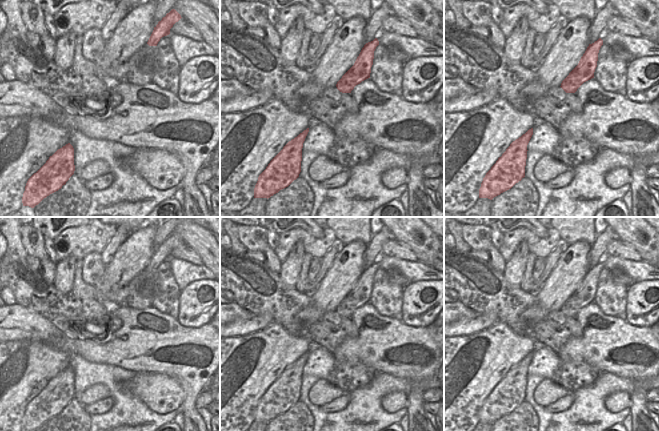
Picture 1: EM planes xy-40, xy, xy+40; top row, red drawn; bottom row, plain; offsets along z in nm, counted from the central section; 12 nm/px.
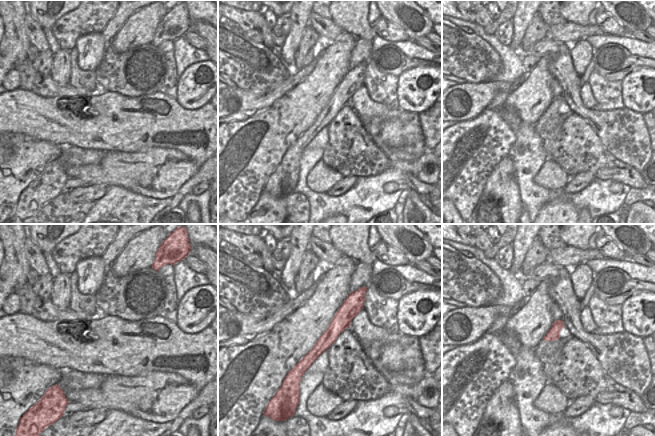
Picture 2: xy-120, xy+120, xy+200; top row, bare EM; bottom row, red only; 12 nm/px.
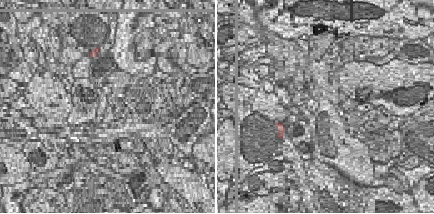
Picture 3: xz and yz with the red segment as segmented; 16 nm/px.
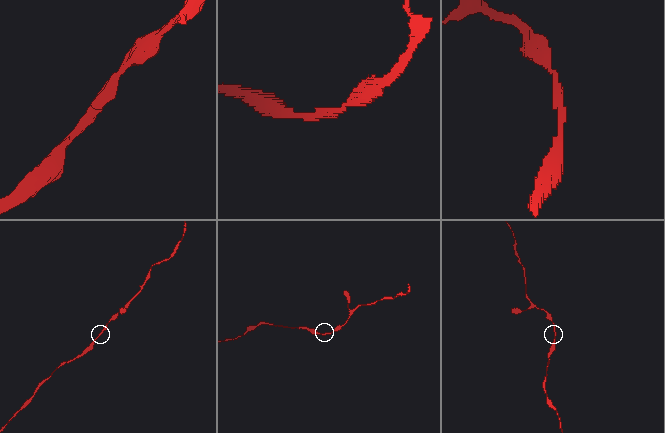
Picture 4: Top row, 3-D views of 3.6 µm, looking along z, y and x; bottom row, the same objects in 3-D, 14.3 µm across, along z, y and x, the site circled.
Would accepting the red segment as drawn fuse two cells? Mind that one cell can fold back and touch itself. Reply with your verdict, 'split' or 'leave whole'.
leave whole

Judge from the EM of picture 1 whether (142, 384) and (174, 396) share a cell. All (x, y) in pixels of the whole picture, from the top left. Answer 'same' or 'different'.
same

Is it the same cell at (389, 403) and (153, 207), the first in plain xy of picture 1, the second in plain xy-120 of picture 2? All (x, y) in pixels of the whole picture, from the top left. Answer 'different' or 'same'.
different

